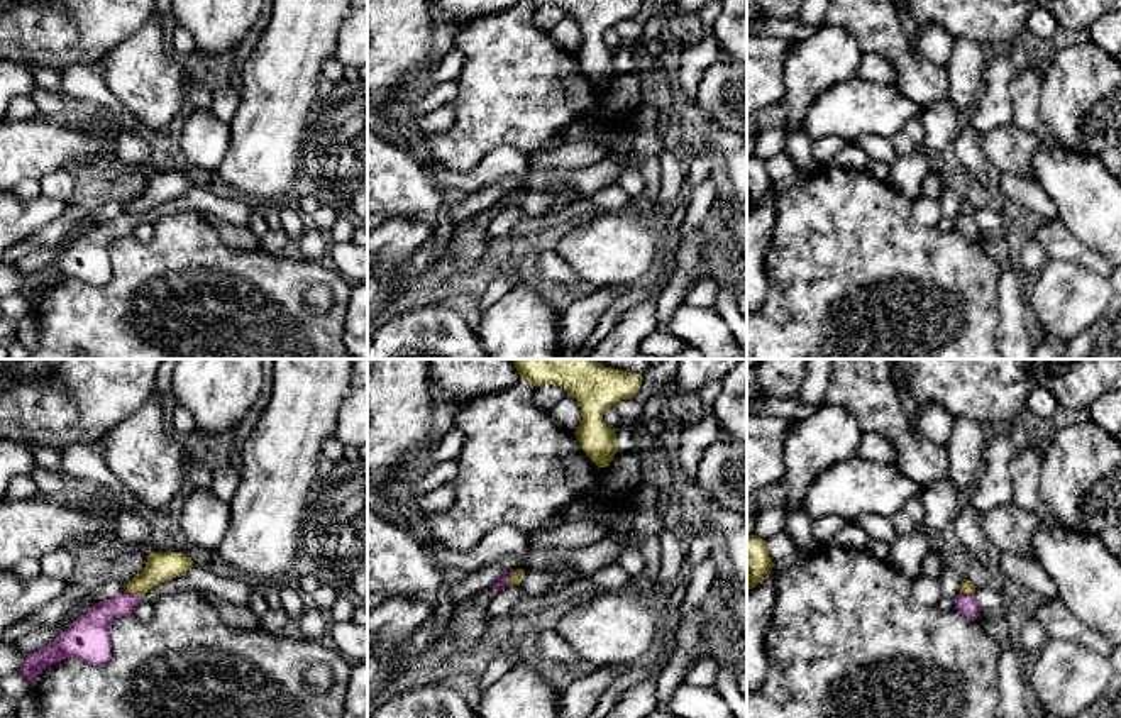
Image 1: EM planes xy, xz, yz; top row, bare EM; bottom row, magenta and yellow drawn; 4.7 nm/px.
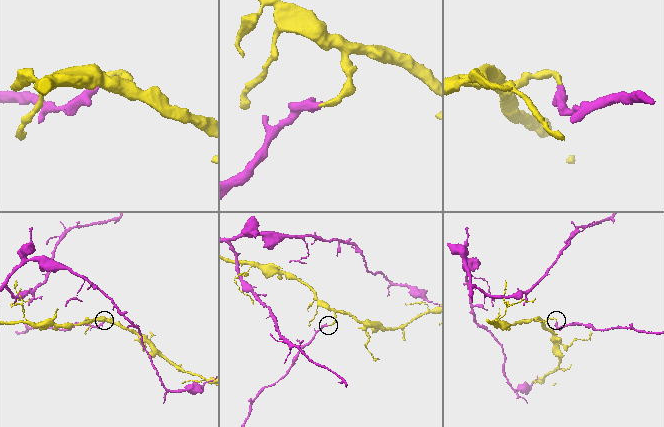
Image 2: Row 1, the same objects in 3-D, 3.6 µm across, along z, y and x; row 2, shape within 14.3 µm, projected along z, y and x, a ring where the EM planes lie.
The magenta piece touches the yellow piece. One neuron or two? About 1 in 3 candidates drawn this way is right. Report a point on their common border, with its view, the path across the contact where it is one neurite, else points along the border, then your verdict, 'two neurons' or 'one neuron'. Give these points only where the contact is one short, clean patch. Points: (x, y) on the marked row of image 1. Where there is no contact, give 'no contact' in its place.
xz (510, 576) | along xz (515, 571), (505, 585) | two neurons

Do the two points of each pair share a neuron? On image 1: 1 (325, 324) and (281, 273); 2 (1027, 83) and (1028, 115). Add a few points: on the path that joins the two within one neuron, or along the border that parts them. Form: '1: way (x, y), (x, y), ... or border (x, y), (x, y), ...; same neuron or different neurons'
1: way (310, 322), (281, 293), (281, 288); same neuron
2: way (1027, 92), (1027, 107); same neuron

